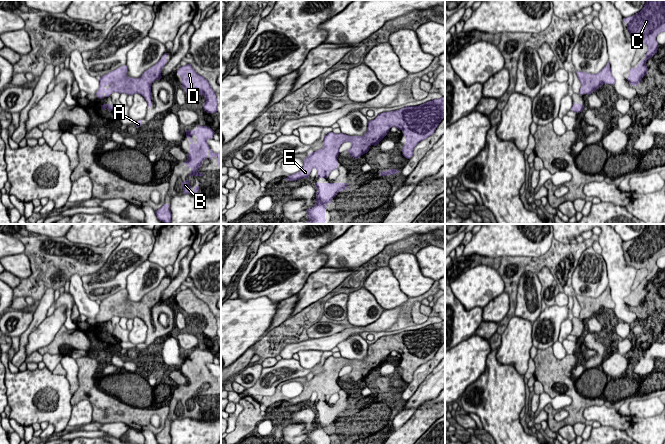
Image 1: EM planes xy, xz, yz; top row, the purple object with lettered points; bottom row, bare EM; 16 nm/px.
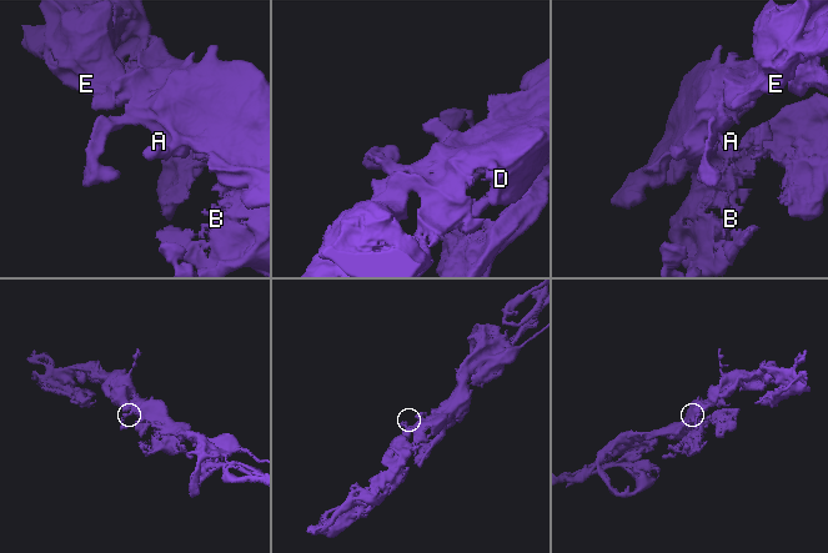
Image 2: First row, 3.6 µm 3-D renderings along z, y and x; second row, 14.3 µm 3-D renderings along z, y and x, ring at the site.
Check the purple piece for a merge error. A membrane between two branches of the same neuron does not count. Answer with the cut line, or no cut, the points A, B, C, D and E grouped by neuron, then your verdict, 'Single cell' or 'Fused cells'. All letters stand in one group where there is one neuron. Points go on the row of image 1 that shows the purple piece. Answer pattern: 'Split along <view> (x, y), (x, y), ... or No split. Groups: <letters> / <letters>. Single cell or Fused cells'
No split. Groups: A B C D E. Single cell

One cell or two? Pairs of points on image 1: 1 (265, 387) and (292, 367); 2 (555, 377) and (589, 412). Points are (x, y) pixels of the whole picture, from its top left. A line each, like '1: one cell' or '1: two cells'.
1: one cell
2: two cells

